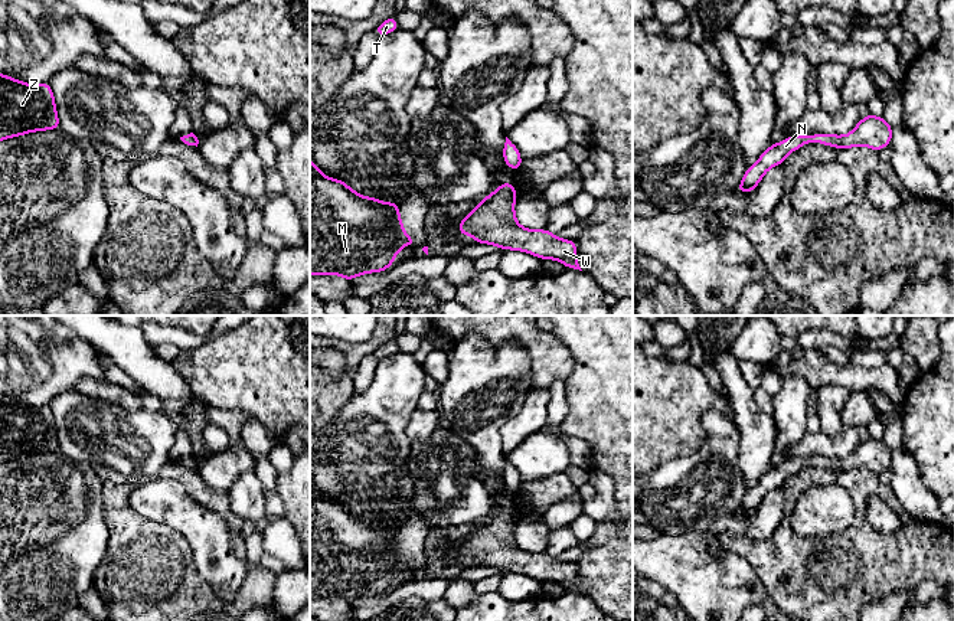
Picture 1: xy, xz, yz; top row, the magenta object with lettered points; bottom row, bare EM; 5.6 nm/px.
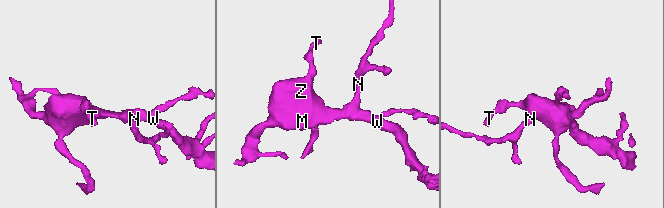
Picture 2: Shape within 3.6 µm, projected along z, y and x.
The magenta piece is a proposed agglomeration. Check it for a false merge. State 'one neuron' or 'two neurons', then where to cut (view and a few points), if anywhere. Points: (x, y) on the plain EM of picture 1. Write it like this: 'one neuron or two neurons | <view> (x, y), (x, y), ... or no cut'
one neuron | no cut

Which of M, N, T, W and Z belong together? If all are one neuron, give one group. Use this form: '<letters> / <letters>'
M N T W Z

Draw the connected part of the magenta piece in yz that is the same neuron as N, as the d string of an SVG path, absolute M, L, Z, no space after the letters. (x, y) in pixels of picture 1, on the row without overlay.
M869 437L857 445L852 455L846 458L824 455L810 458L791 458L778 467L771 467L761 477L757 486L748 490L739 510L735 514L752 514L771 490L780 488L791 474L798 473L807 465L821 465L834 471L866 468L872 473L881 474L883 470L891 467L892 454L893 451L883 442L883 439Z

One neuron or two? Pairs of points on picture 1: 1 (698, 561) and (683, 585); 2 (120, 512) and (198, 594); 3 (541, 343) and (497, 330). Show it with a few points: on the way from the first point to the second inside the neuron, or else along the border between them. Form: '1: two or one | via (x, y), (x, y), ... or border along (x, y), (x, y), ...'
1: one | via (695, 566), (695, 574), (689, 579)
2: one | via (134, 532), (177, 575)
3: one | via (531, 337), (523, 330), (507, 330)

